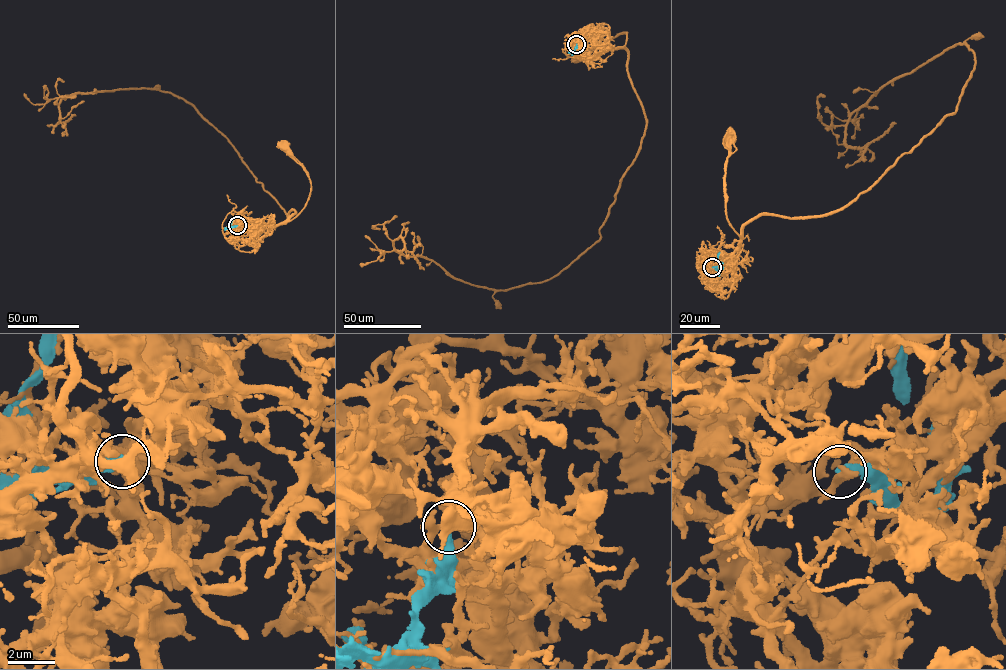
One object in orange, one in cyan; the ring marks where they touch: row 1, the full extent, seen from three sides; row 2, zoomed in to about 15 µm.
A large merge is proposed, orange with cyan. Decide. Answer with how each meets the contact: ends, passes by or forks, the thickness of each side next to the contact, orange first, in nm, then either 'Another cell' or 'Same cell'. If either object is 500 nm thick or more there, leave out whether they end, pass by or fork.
At the ring orange forks. At the ring cyan ends. Thickness 240 nm (orange) against 380 nm. Another cell

